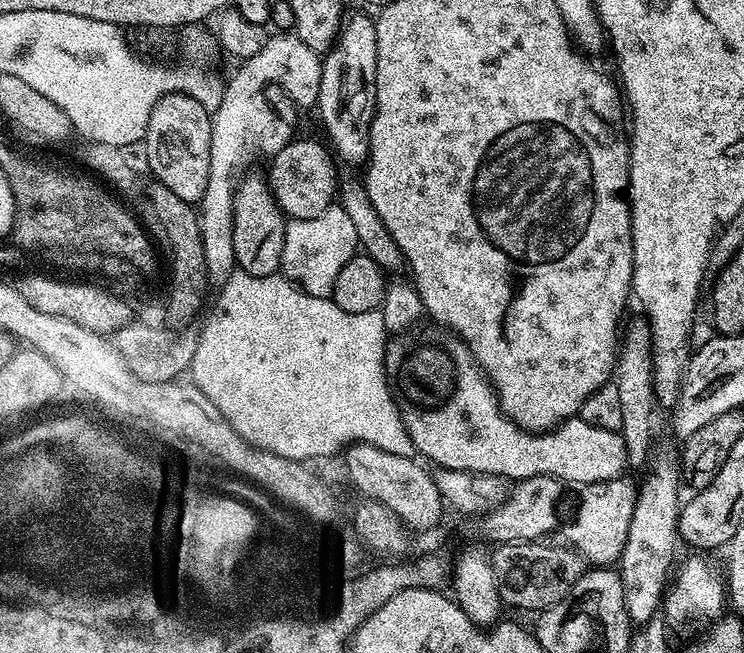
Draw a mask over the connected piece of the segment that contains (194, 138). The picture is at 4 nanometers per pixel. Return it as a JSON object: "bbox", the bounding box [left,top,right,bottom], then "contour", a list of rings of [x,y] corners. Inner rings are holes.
{"bbox":[143,92,212,202],"contour":[[[169,92],[154,106],[143,143],[149,154],[148,171],[180,199],[200,202],[210,174],[212,121],[205,105],[186,92]]]}

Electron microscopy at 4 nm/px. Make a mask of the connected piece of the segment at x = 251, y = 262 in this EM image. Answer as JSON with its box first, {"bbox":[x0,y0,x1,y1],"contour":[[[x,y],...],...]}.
{"bbox":[233,175,288,277],"contour":[[[263,175],[243,177],[233,198],[233,246],[237,267],[254,277],[273,276],[281,269],[288,220]]]}

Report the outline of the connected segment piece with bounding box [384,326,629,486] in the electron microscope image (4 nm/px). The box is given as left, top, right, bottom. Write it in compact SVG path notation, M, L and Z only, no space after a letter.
M443 326L422 327L397 335L390 346L385 347L384 369L391 377L390 384L400 406L400 417L412 439L412 447L417 453L421 452L419 455L425 461L433 460L441 469L498 475L512 482L535 476L553 476L568 486L619 480L625 475L624 470L629 465L626 442L620 432L611 432L579 418L565 420L547 432L529 432L521 428L500 407L500 398L492 381L485 376L466 341Z

